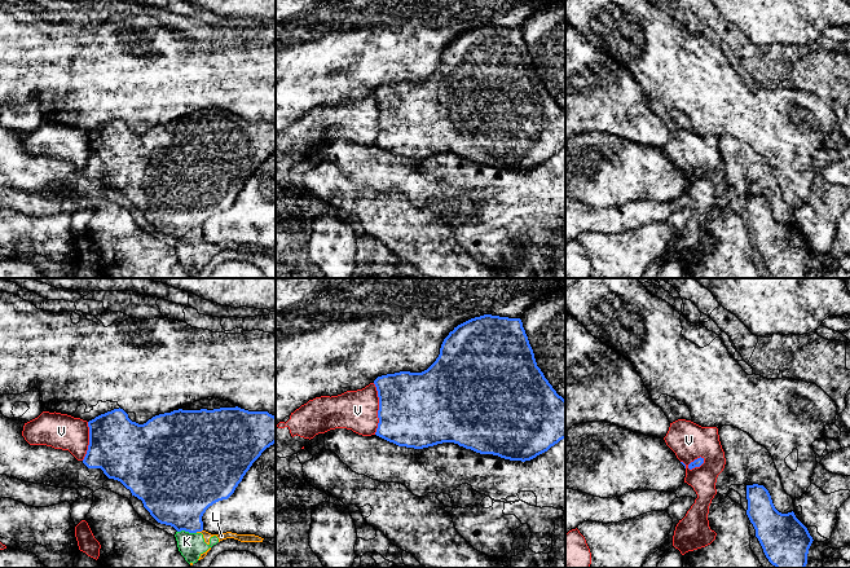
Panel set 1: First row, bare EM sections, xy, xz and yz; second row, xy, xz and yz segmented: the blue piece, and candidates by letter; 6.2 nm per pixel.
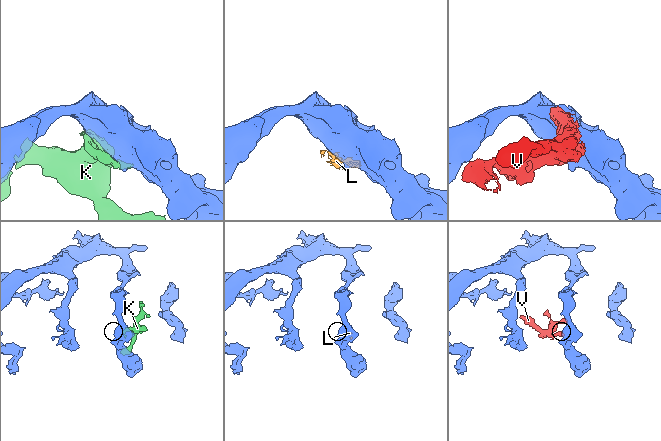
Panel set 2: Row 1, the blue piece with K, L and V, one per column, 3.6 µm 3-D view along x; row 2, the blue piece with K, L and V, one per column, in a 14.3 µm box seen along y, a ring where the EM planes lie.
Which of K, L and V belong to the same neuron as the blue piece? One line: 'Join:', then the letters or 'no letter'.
Join: no letter

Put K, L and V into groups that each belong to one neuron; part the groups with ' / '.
K L / V

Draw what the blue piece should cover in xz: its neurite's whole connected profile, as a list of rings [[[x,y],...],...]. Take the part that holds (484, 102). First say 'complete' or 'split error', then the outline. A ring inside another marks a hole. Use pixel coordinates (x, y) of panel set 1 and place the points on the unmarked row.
complete; [[[484,25],[449,43],[436,71],[422,83],[400,82],[374,91],[379,107],[375,145],[398,157],[423,159],[454,153],[480,164],[530,171],[565,149],[565,110],[537,76],[520,28]]]

